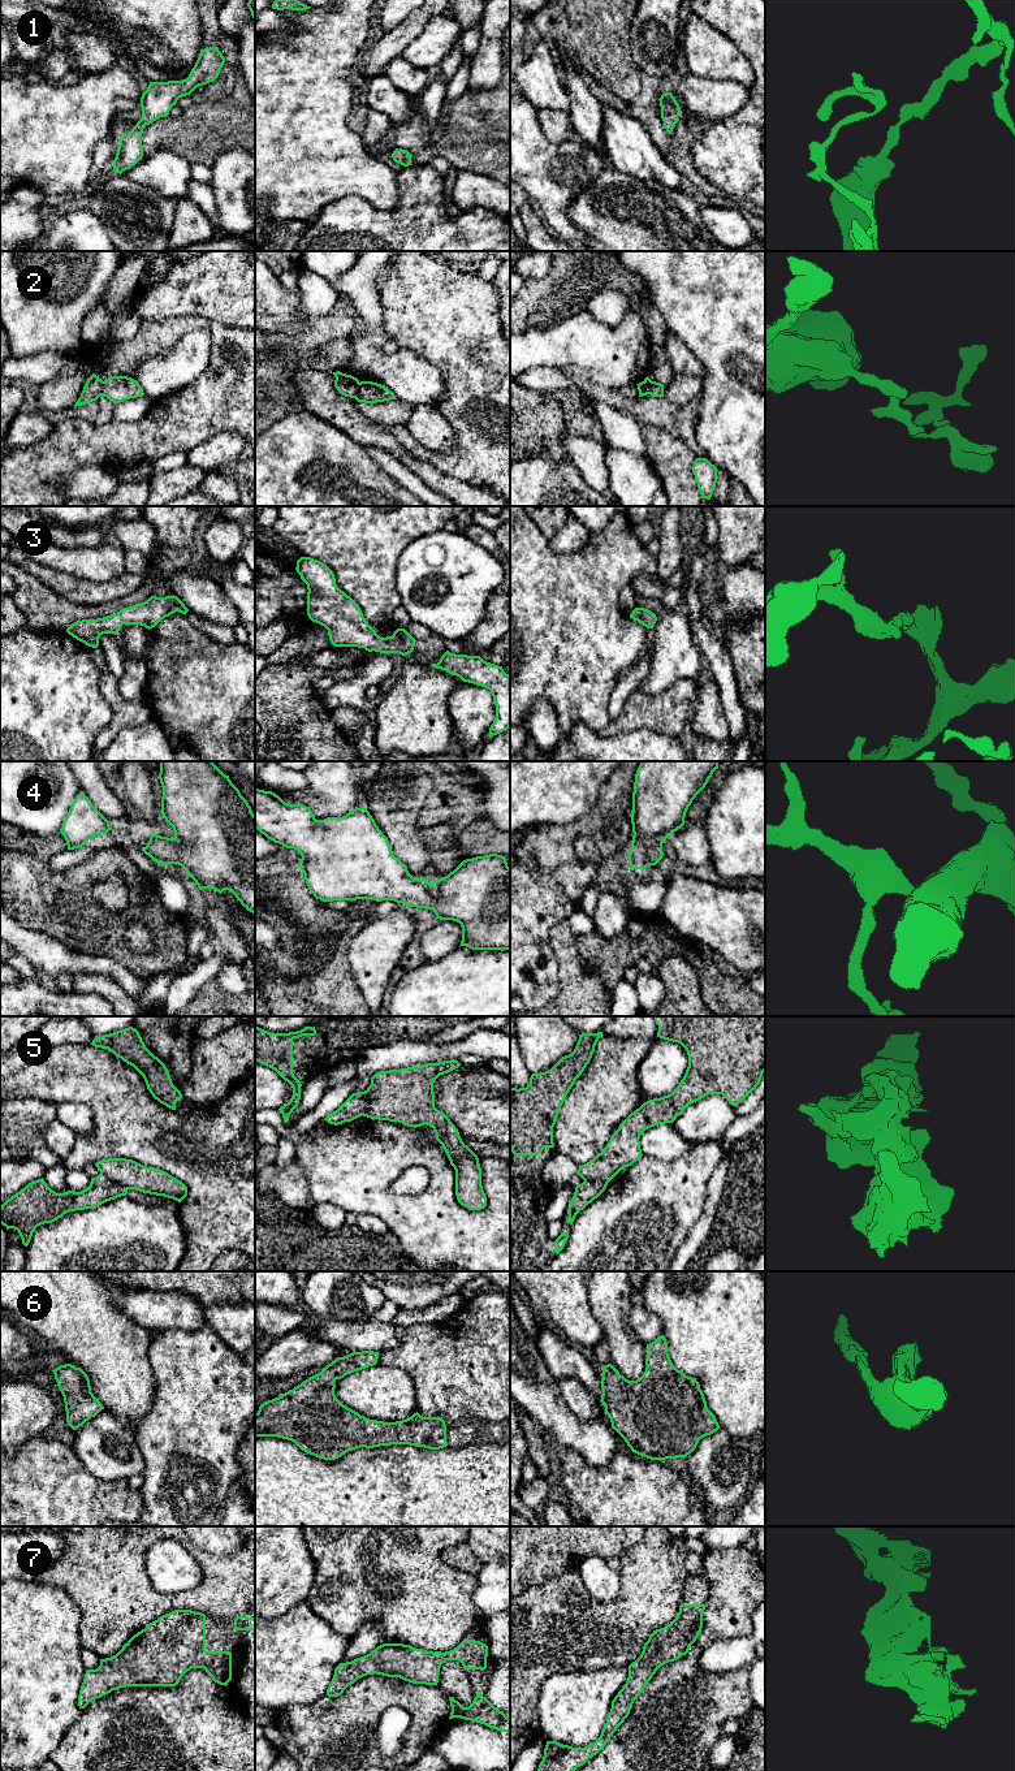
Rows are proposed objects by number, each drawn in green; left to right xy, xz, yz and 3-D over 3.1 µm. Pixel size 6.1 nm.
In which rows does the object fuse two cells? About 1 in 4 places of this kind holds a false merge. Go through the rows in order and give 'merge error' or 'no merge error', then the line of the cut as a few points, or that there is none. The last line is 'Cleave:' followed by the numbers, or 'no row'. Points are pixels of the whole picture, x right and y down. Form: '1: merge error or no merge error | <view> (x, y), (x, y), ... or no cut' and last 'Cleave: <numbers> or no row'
1: no merge error | no cut
2: merge error | xz (359, 383), (359, 391), (354, 397)
3: no merge error | no cut
4: no merge error | no cut
5: merge error | xy (100, 1171), (113, 1182), (128, 1188)
6: no merge error | no cut
7: no merge error | no cut
Cleave: 2, 5

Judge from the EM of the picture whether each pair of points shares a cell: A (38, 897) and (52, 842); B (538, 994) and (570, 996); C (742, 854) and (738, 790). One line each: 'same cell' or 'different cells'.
A: different cells
B: different cells
C: same cell

